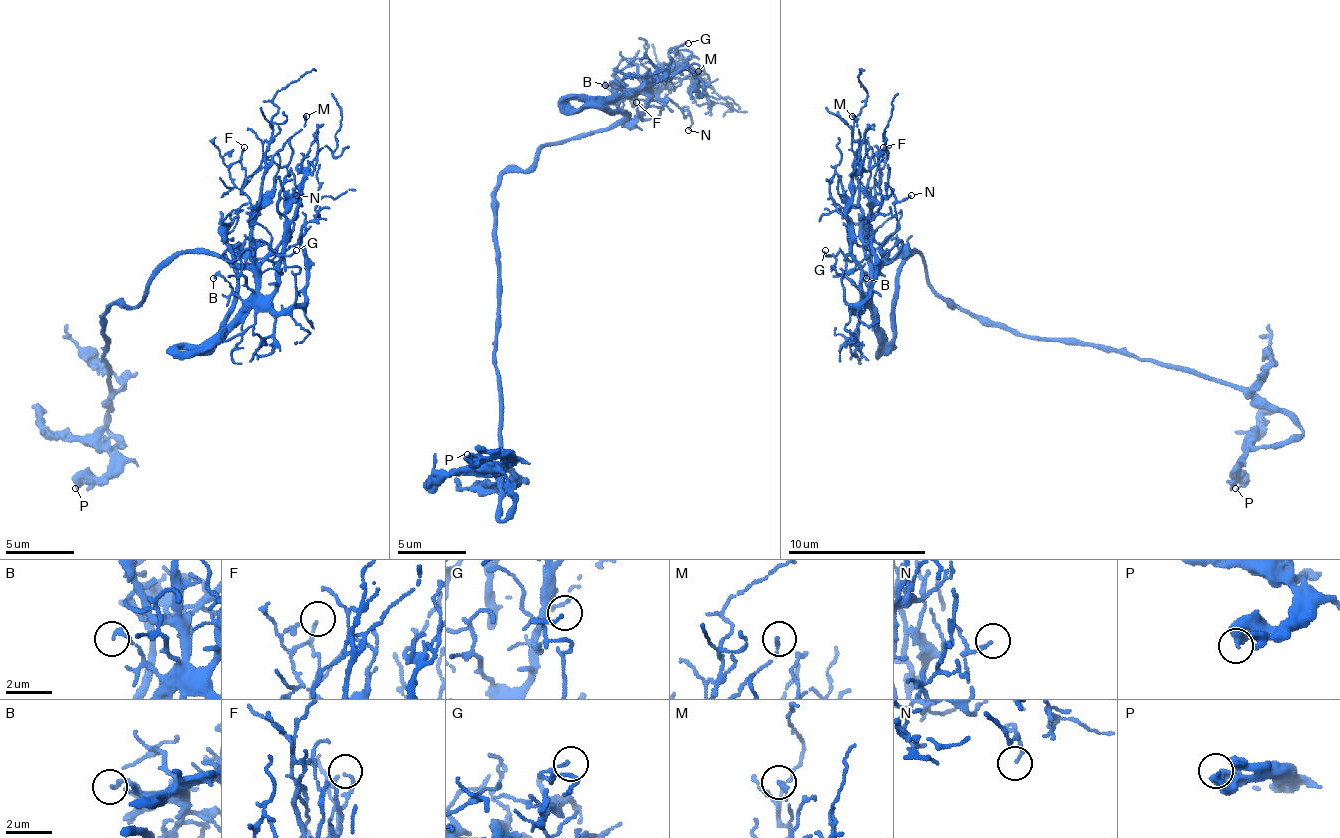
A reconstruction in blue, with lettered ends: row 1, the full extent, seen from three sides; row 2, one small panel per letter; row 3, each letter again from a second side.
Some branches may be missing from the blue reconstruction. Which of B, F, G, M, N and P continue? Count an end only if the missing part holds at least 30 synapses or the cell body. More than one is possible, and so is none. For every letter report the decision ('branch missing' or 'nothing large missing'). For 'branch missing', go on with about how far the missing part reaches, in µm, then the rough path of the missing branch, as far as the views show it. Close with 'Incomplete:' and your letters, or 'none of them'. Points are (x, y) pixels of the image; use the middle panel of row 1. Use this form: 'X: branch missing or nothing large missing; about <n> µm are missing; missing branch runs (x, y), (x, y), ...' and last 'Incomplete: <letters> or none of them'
B: nothing large missing
F: nothing large missing
G: nothing large missing
M: nothing large missing
N: nothing large missing
P: nothing large missing
Incomplete: none of them

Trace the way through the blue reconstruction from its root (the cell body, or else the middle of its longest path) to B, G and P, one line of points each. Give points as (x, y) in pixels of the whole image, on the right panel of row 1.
B: (952, 305), (914, 254), (897, 271), (894, 326), (887, 333), (870, 305), (866, 278)
G: (952, 305), (914, 254), (897, 271), (894, 326), (887, 333), (866, 309), (859, 271), (842, 271), (825, 250)
P: (952, 305), (1028, 336), (1104, 343), (1252, 388), (1301, 429), (1256, 447), (1235, 488)

